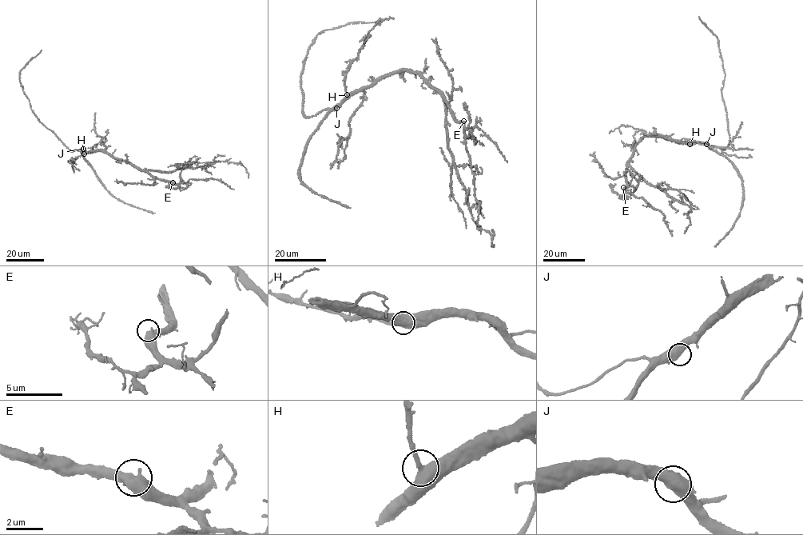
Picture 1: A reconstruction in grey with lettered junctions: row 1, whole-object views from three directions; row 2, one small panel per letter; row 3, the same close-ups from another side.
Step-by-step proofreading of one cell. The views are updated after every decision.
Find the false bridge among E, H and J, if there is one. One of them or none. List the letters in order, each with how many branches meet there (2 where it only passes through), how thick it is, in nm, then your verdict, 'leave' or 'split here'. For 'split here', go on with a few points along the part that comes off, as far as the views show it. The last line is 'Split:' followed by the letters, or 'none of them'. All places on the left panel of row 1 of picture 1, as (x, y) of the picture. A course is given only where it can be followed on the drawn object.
E: 2 branches meet; 550 nm thick; leave
H: 2 branches meet; 500 nm thick; leave
J: 2 branches meet; 550 nm thick; leave
Split: none of them

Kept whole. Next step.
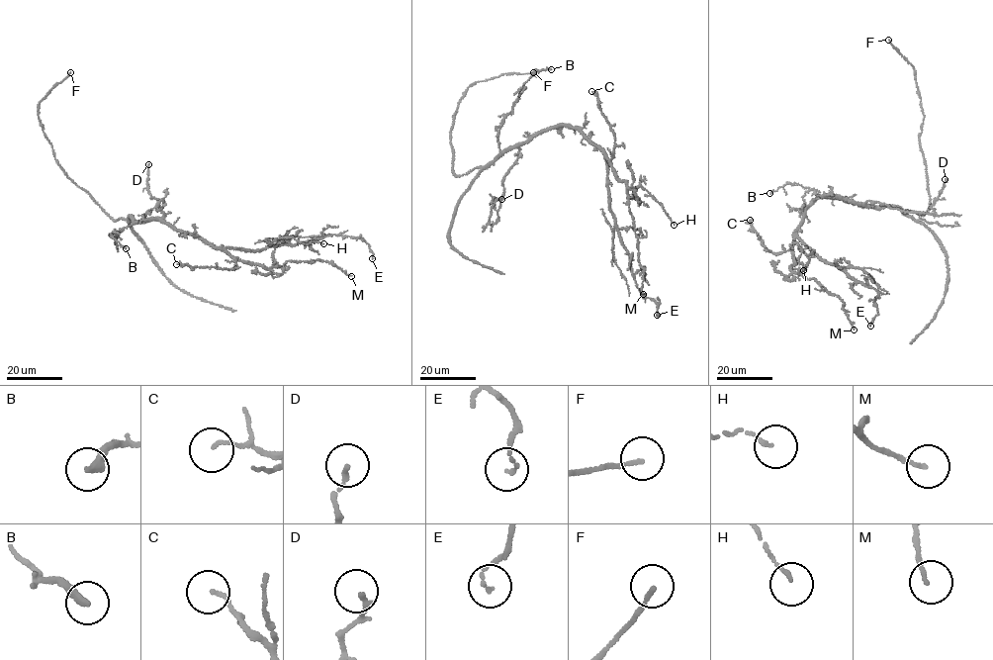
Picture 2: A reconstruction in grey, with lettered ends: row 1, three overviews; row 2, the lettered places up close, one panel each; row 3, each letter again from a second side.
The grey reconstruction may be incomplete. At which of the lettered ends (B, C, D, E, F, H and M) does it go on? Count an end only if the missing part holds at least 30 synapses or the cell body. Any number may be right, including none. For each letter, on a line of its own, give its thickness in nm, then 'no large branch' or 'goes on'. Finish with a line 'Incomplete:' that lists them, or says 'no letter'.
B: calibre 280 nm; no large branch
C: calibre 100 nm; no large branch
D: calibre 160 nm; no large branch
E: calibre 100 nm; no large branch
F: calibre 140 nm; goes on
H: calibre 110 nm; no large branch
M: calibre 100 nm; no large branch
Incomplete: F

